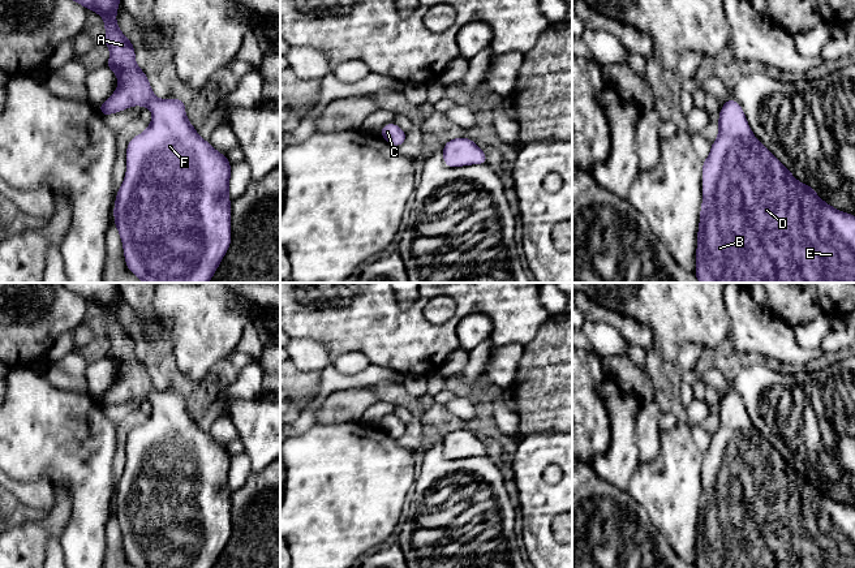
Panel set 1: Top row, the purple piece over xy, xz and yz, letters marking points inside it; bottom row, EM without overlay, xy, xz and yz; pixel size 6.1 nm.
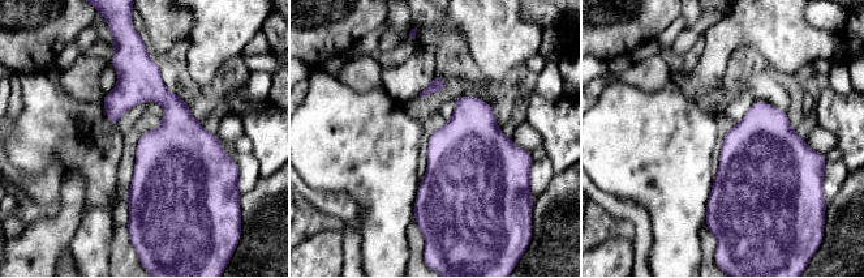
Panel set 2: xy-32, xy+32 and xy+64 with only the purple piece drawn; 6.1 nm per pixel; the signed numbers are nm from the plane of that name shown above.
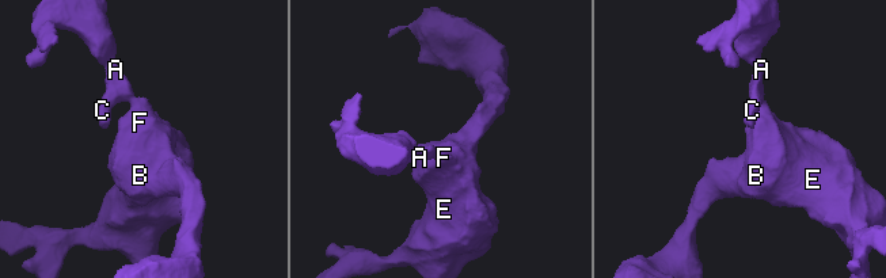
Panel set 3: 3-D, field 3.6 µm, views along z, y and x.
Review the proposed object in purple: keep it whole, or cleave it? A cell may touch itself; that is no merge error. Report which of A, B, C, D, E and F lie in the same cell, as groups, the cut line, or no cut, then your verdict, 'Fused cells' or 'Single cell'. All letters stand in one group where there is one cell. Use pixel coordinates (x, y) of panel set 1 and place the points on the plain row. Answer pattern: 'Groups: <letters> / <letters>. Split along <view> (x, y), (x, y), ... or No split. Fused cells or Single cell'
Groups: A B C D E F. No split. Single cell

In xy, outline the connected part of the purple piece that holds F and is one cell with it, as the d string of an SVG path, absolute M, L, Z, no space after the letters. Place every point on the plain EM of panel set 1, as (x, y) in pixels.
M119 283L63 284L72 293L98 305L104 313L104 336L111 344L106 358L117 367L119 378L103 396L98 397L99 404L106 410L111 405L141 397L150 400L152 405L149 419L128 434L126 464L113 498L115 518L121 529L128 561L136 568L214 568L232 534L231 490L228 487L231 453L209 433L198 427L196 418L186 409L182 391L158 391L154 387L146 365L136 356L132 332L116 315L117 300L121 294Z

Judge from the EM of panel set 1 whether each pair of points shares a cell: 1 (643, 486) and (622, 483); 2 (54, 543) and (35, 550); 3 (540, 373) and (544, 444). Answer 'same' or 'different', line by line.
1: different
2: different
3: different

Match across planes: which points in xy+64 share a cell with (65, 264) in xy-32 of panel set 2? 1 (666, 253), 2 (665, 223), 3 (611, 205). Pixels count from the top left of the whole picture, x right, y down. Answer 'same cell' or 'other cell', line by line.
1: other cell
2: other cell
3: same cell

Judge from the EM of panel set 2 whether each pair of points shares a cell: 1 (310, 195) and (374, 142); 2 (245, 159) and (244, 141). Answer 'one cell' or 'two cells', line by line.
1: two cells
2: two cells

